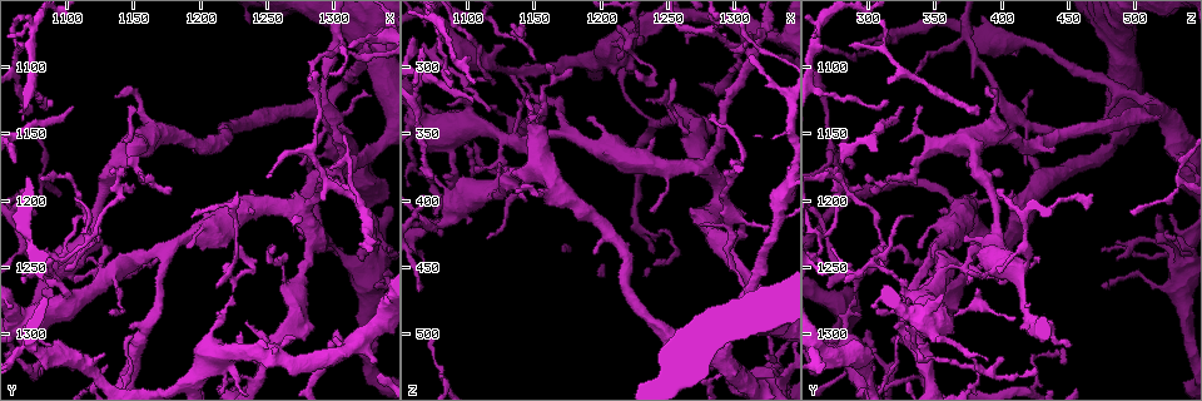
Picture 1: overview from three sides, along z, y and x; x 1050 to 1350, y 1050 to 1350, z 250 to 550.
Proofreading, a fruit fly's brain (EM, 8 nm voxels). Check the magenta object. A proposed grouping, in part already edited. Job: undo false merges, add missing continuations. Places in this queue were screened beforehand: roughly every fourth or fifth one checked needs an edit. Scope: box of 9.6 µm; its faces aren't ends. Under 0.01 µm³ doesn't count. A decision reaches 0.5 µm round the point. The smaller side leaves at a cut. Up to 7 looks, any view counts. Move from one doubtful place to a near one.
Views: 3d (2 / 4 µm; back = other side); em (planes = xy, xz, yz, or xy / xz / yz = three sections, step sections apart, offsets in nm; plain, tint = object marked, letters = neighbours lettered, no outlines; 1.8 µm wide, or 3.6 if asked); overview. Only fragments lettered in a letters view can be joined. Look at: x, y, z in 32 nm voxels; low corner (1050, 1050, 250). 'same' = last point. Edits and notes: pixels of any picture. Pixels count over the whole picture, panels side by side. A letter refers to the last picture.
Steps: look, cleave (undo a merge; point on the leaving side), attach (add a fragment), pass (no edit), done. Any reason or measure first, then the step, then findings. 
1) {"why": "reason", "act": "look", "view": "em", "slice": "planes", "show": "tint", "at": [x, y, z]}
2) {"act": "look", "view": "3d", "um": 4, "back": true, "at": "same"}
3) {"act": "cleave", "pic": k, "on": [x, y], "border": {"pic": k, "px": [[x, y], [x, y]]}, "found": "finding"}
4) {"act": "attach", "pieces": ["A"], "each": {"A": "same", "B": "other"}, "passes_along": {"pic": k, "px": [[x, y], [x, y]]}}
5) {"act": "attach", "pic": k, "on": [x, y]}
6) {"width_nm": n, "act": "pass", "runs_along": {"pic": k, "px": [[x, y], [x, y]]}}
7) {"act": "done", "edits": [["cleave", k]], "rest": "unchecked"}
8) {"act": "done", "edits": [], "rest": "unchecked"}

{"why": "three-way junction", "act": "look", "view": "3d", "um": 2, "at": [1300, 1122, 484]}

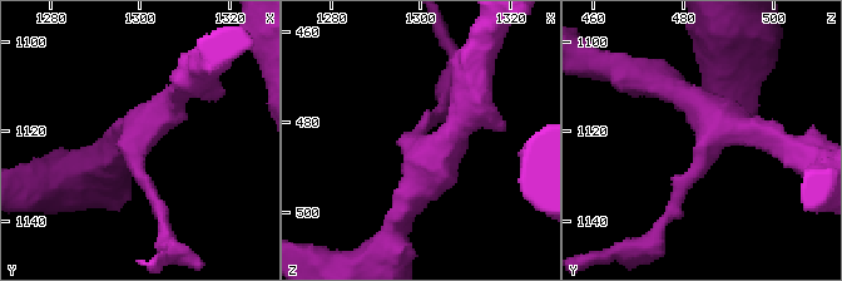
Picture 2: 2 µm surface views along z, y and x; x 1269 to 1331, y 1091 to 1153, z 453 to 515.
{"arms": 3, "why": "need the tissue", "act": "look", "view": "em", "slice": "planes", "show": "letters", "at": [1299, 1121, 486]}

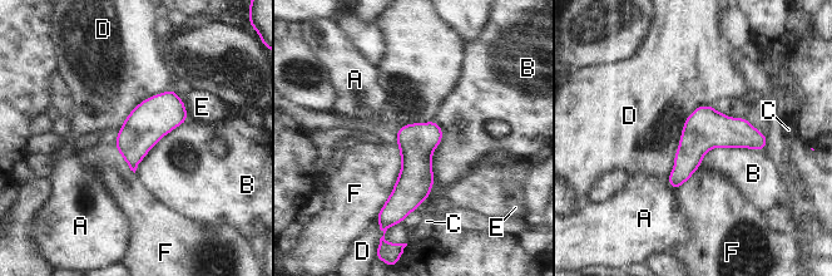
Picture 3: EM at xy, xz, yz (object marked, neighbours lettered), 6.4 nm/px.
{"act": "pass", "each": {"A": "other", "B": "other", "C": "other", "D": "other", "E": "other", "F": "other"}, "found": "all the same cell"}

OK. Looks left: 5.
{"why": "an open end", "act": "look", "view": "em", "slice": "planes", "show": "letters", "at": [1144, 1156, 324]}

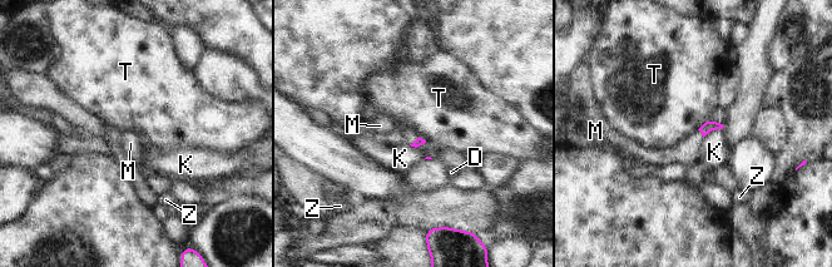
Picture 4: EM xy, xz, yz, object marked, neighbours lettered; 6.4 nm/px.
{"act": "attach", "pieces": ["M"], "each": {"D": "other", "K": "other", "M": "same", "T": "other", "Z": "other"}, "found": "it goes on there"}

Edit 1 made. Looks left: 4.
{"why": "redraw", "act": "look", "view": "overview"}

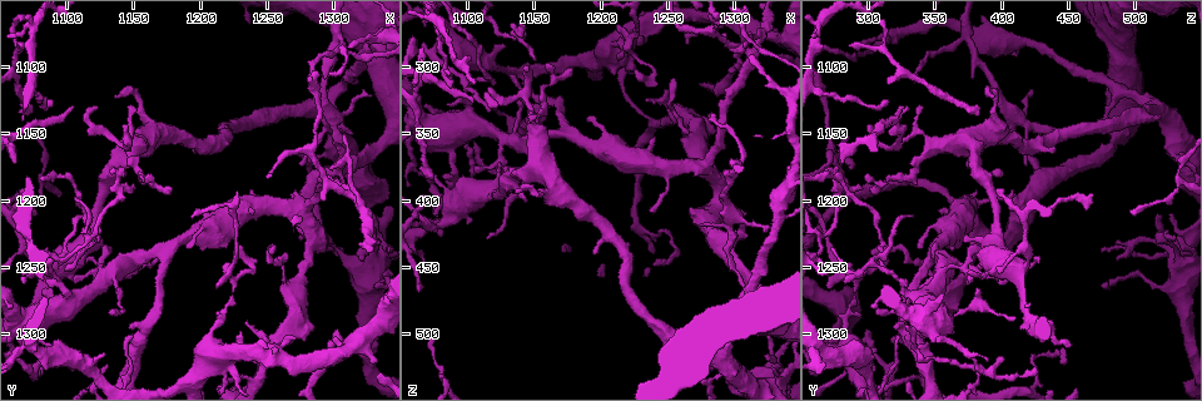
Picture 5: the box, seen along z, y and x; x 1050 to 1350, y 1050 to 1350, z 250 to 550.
{"why": "thin end", "act": "look", "view": "em", "slice": "planes", "show": "plain", "at": [1132, 1282, 308]}

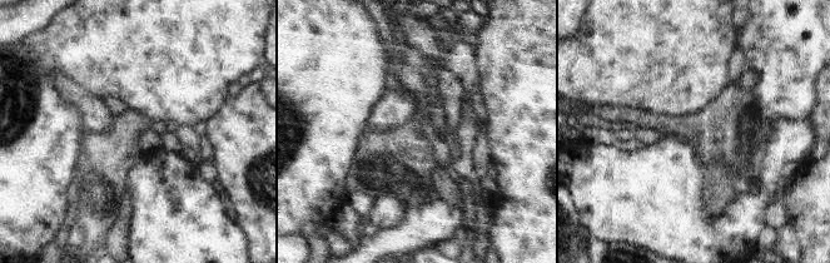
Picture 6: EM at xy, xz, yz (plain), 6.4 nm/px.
{"why": "what lies round it", "act": "look", "view": "em", "slice": "planes", "show": "letters", "at": "same"}

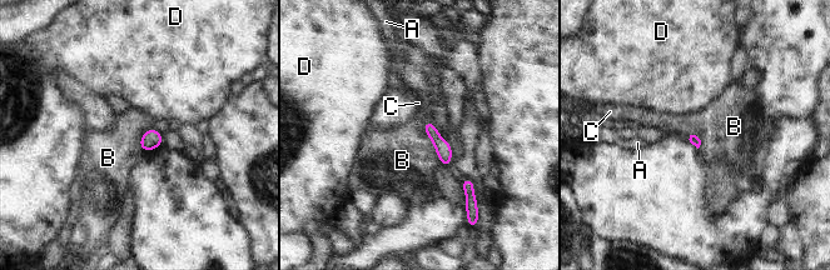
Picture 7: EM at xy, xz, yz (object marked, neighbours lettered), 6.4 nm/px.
{"longest_contact_nm": ["B", 320], "act": "pass", "each": {"A": "other", "B": "other", "C": "other", "D": "other"}, "border": {"pic": 7, "px": [[422, 121], [422, 128], [443, 165]]}, "found": "none of them fits"}

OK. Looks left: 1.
{"act": "done", "edits": [["attach", 4]], "rest": "unchecked"}

